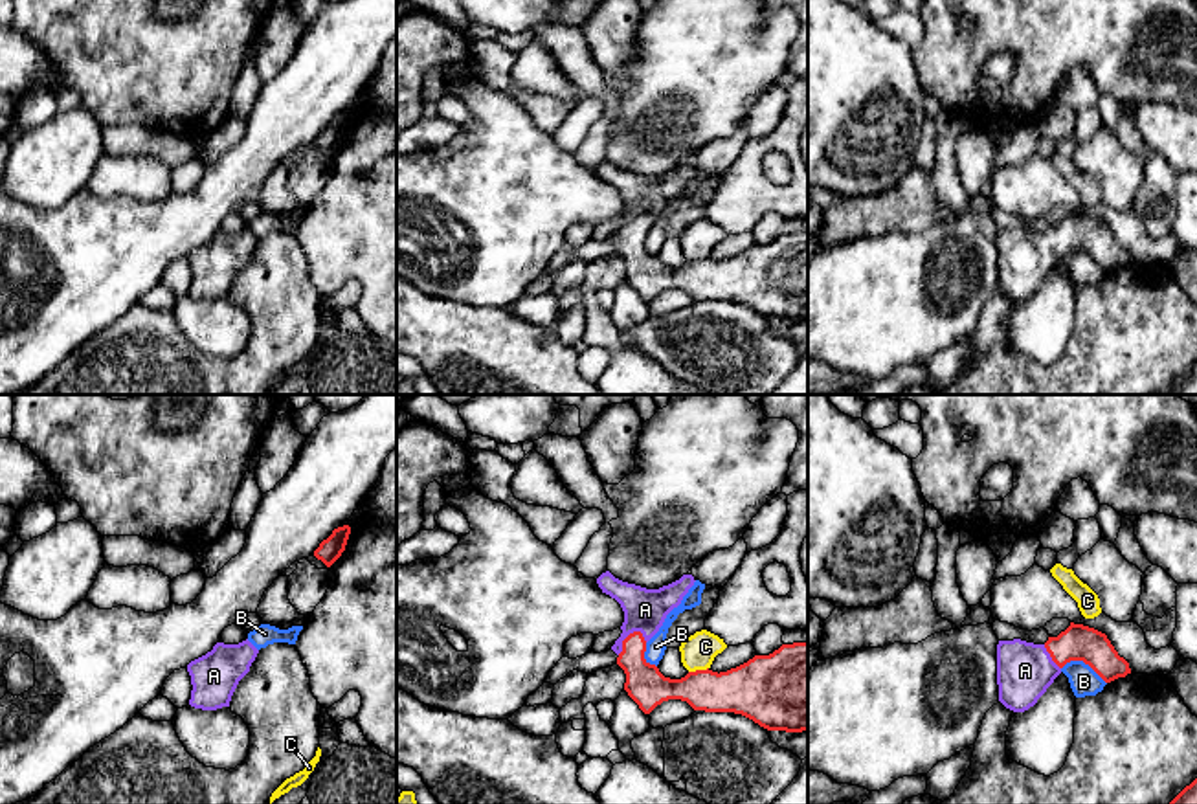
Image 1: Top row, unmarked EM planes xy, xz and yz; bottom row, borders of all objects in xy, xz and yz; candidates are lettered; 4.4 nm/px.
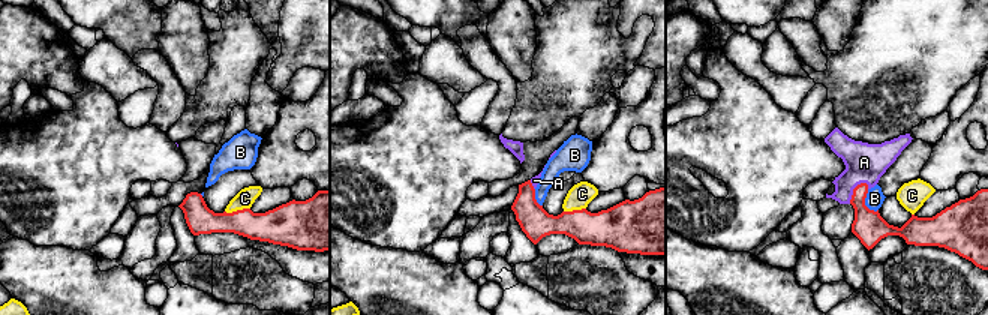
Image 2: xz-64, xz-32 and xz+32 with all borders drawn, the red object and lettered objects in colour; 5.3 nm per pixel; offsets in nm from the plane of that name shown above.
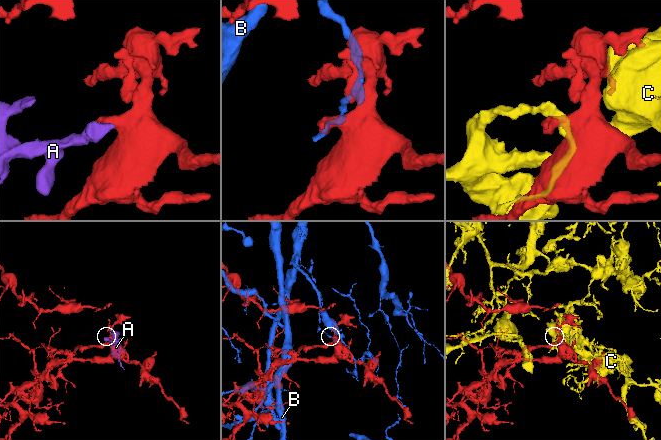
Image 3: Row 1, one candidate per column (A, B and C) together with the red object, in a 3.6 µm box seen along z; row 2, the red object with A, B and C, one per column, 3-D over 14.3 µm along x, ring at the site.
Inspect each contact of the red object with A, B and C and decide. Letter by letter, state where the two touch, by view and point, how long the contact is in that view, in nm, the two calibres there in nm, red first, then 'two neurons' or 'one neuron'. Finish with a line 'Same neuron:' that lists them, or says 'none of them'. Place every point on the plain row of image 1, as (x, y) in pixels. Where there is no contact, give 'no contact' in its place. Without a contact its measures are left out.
A: meets red in xz at (626, 226); contact 150 nm long; 170 nm thick on the red side, 190 nm on the other; one neuron
B: meets red in yz at (1084, 250); contact 220 nm long; 160 nm thick on the red side, 130 nm on the other; two neurons
C: meets red in xz at (698, 259); contact 90 nm long; 240 nm thick on the red side, 150 nm on the other; two neurons
Same neuron: A

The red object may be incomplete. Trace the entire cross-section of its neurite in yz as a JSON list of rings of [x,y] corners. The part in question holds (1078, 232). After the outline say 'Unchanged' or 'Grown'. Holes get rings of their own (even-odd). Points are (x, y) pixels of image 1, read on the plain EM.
[[[1070,211],[1065,220],[1048,226],[1045,233],[1021,228],[999,229],[999,290],[1013,301],[1028,299],[1070,250],[1083,250],[1105,272],[1131,262],[1129,251],[1118,244],[1105,222]]]. Grown

